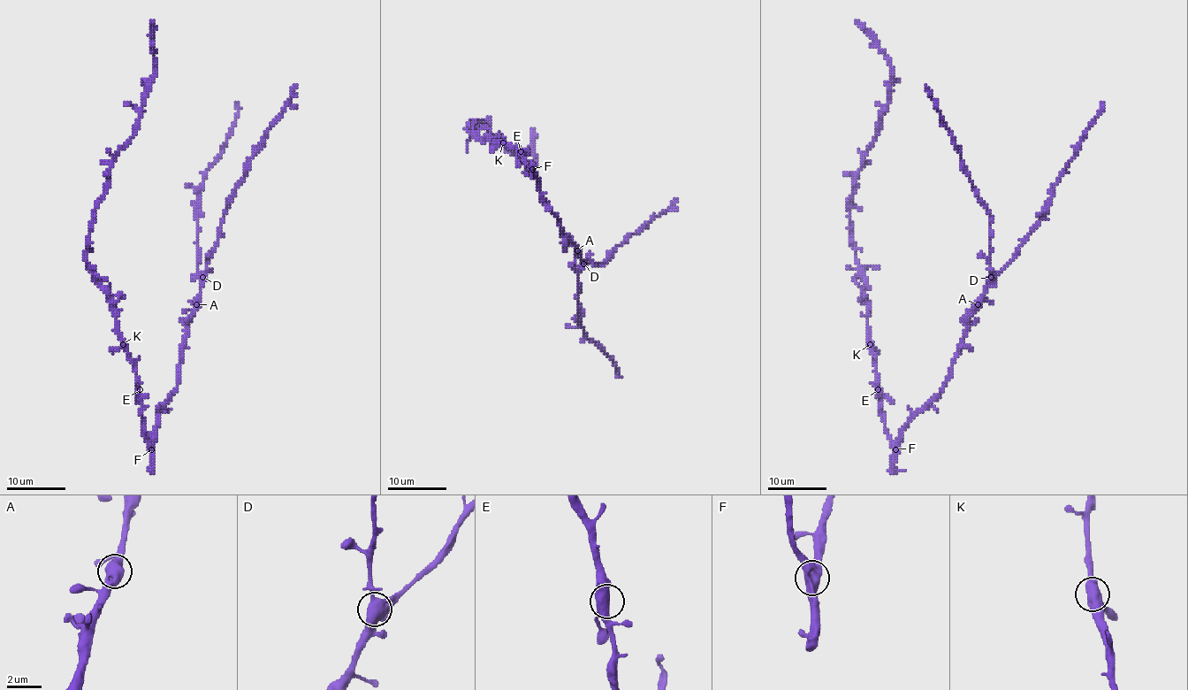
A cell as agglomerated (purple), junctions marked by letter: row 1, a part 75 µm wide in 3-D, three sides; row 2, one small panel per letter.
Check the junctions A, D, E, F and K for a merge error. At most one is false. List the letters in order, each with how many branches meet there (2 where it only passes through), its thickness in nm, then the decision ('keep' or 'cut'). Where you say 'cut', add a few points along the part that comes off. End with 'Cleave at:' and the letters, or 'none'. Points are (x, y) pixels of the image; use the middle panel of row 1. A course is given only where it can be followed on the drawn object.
A: branches 2; calibre 650 nm; keep
D: branches 3; calibre 500 nm; keep
E: branches 3; calibre 500 nm; keep
F: branches 3; calibre 550 nm; keep
K: branches 3; calibre 600 nm; keep
Cleave at: none

